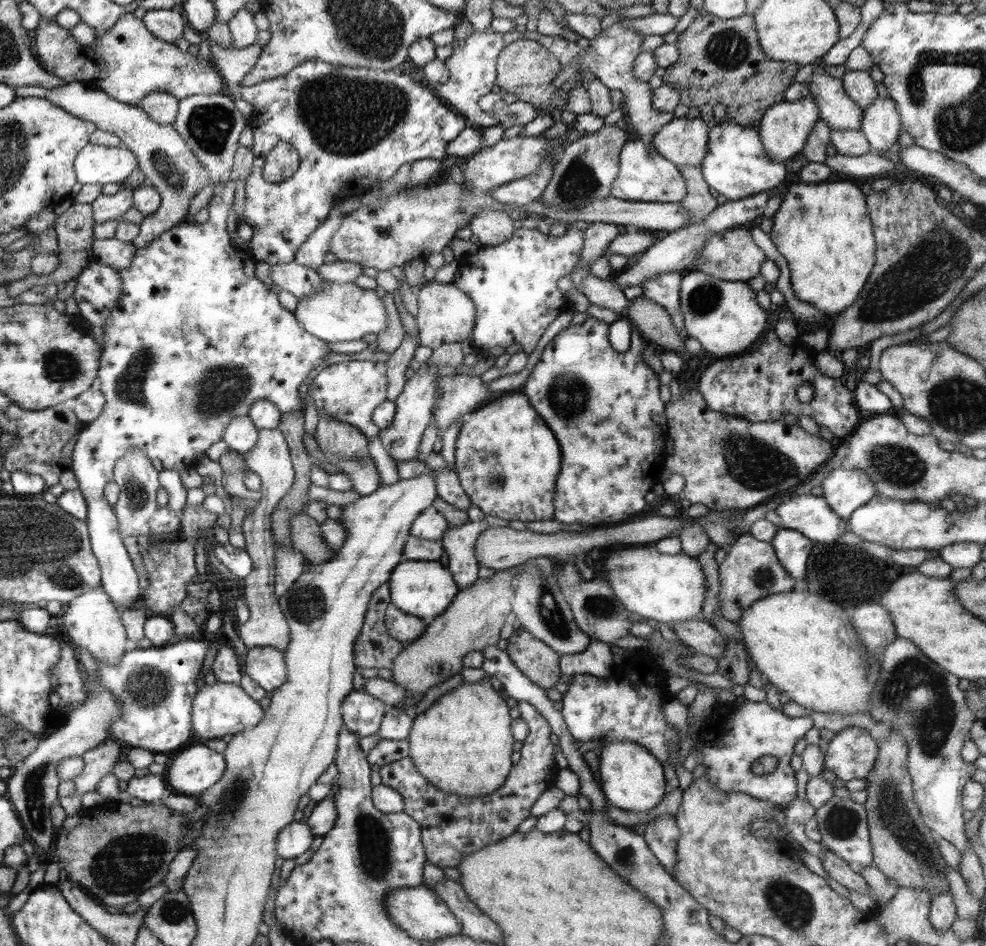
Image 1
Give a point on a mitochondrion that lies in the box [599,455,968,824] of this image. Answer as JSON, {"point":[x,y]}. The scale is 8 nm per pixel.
{"point":[932,722]}

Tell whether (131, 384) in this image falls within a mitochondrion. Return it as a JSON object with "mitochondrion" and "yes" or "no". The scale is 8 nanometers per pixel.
{"mitochondrion":"yes"}

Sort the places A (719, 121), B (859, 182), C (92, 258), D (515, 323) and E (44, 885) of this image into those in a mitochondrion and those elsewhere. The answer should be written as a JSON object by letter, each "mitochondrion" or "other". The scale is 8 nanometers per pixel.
{"A":"other","B":"other","C":"other","D":"other","E":"other"}

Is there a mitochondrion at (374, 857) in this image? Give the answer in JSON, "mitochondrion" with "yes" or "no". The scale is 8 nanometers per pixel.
{"mitochondrion":"yes"}

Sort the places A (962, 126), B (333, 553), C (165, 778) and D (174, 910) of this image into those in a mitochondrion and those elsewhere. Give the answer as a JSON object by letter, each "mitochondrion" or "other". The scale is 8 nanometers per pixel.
{"A":"mitochondrion","B":"other","C":"other","D":"mitochondrion"}

